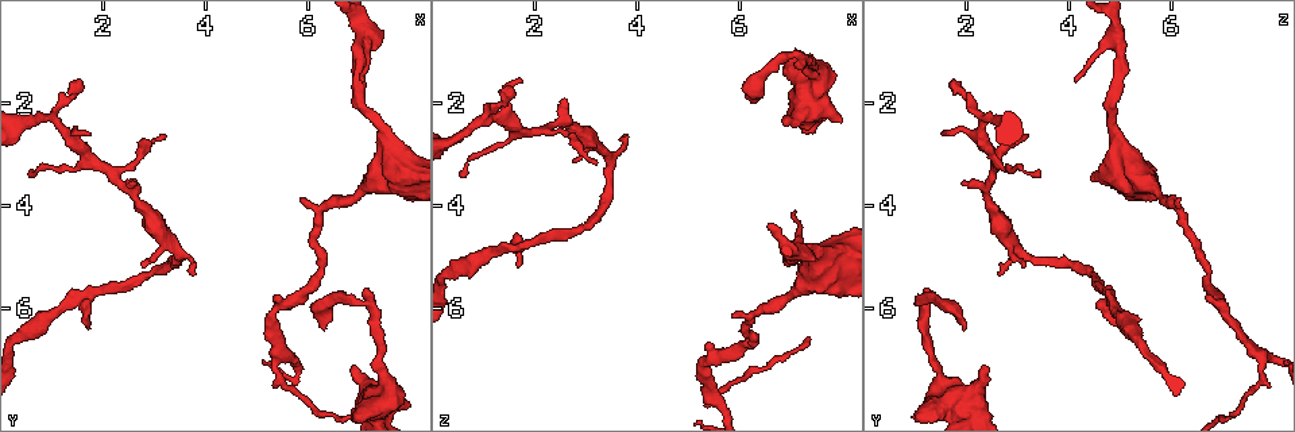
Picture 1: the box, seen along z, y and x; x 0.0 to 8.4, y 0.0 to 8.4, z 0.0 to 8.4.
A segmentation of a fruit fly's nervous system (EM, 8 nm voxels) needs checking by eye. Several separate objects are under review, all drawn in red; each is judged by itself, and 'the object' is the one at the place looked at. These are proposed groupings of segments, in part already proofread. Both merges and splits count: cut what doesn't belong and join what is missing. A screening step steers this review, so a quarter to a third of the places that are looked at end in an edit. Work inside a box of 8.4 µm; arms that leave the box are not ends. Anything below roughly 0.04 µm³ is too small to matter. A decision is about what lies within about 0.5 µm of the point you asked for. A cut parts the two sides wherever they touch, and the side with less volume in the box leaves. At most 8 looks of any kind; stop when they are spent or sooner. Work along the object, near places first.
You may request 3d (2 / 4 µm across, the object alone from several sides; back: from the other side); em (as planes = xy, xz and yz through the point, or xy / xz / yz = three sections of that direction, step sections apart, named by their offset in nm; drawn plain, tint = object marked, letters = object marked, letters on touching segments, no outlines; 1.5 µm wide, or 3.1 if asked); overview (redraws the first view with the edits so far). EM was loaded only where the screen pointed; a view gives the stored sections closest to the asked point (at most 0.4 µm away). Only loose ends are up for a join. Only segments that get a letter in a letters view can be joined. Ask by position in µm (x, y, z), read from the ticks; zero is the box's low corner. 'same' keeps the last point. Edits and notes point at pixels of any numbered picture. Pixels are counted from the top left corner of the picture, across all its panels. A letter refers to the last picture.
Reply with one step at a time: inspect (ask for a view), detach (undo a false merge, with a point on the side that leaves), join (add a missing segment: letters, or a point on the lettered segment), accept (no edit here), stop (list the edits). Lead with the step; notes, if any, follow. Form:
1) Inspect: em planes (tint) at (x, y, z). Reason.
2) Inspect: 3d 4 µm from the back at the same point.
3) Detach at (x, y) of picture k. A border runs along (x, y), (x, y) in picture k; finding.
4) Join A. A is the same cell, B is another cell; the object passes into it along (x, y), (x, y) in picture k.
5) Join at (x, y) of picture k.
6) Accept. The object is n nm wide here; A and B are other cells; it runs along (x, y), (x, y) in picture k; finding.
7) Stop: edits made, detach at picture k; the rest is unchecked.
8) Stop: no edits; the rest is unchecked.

Inspect: em planes (letters) at (6.30, 6.45, 2.00). Long arm stops here.

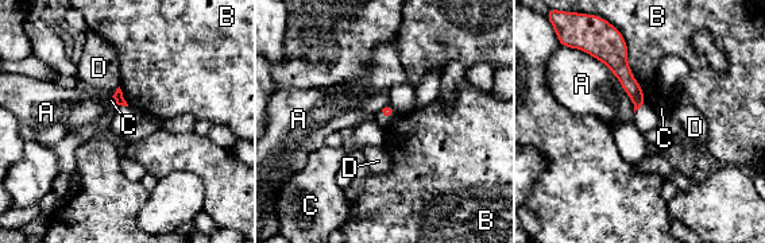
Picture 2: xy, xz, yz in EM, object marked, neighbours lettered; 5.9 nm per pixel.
Accept. A, B, C and D are other cells; a border runs along (580, 50), (610, 70), (634, 112) in picture 2; no lettered segment goes on from it.

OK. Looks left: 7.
Inspect: 3d 2 µm at (2.75, 5.10, 3.10). Free end.

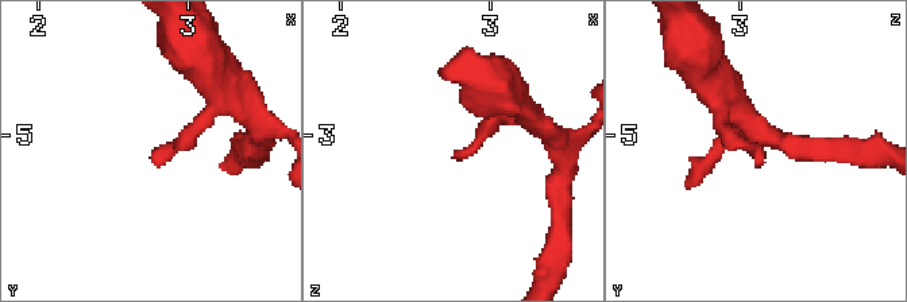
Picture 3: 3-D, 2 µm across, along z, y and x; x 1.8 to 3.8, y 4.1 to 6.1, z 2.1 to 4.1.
Inspect: em xz step 4 (letters) at (2.74, 5.16, 3.14).

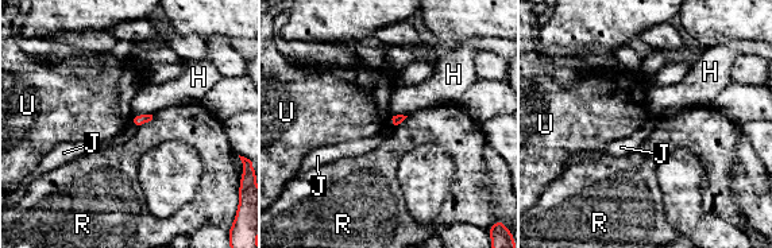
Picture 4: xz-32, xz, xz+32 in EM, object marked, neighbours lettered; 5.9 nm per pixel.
Inspect: em xy step 4 (letters) at the same point. Another direction.

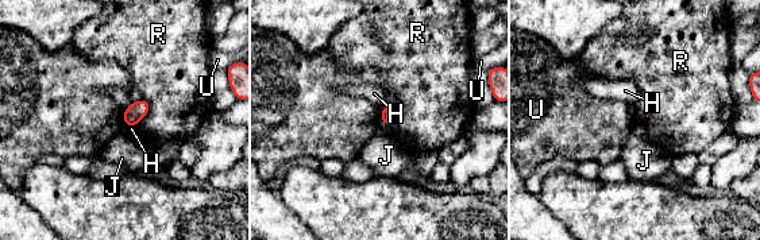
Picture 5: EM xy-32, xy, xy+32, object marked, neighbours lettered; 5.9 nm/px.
Accept. H, J, R and U are other cells; a border runs along (122, 111), (124, 124) in picture 5; none of them fits.

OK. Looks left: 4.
Inspect: em planes (letters) at (1.55, 1.60, 1.70). Tapers out.

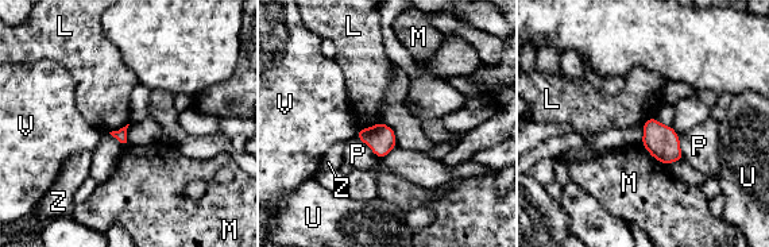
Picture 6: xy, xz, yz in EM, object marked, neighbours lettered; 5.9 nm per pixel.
Accept. L, M, P, U, V and Z are other cells; a border runs along (381, 120), (359, 130) in picture 6; none of them fits.

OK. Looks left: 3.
Stop: no edits; the rest is unchecked.

